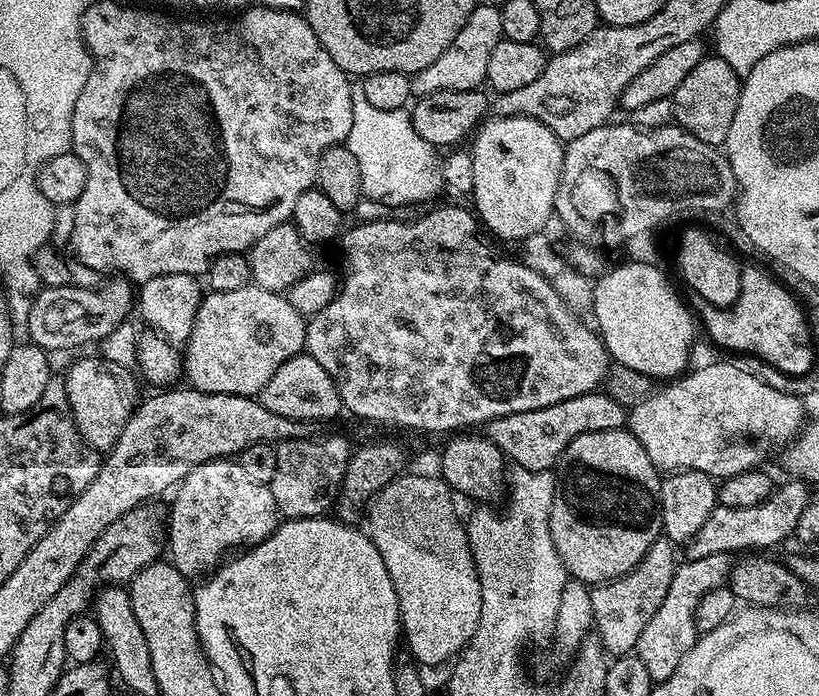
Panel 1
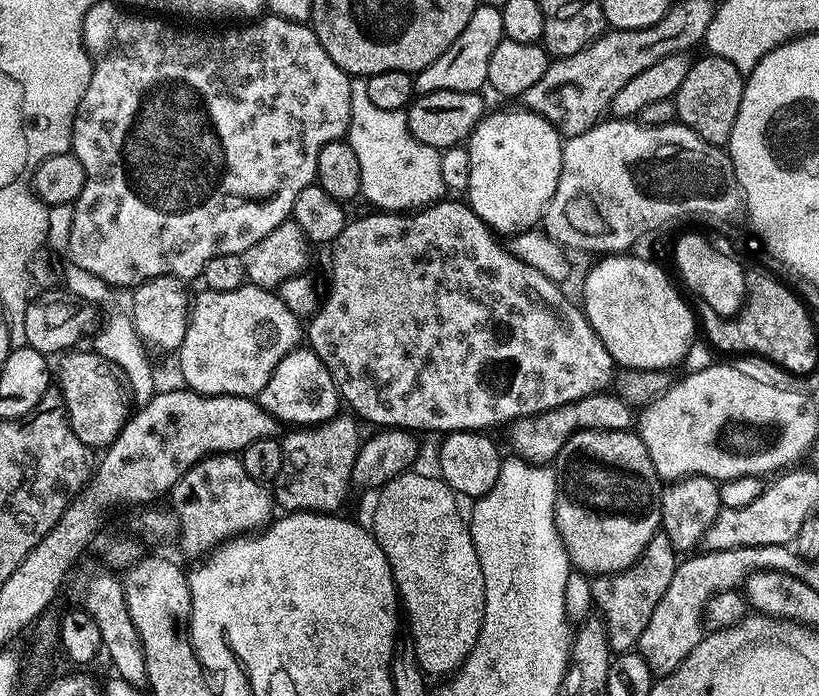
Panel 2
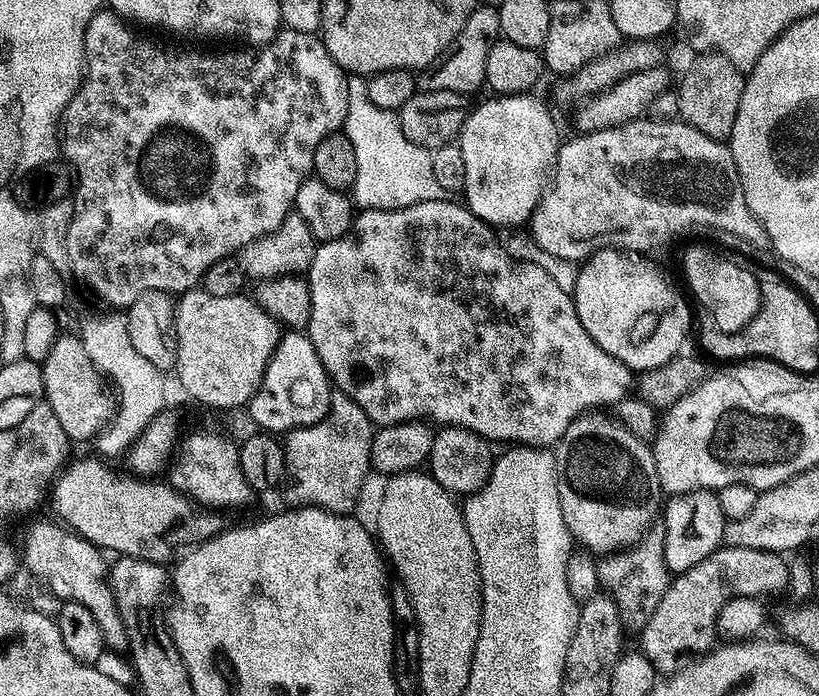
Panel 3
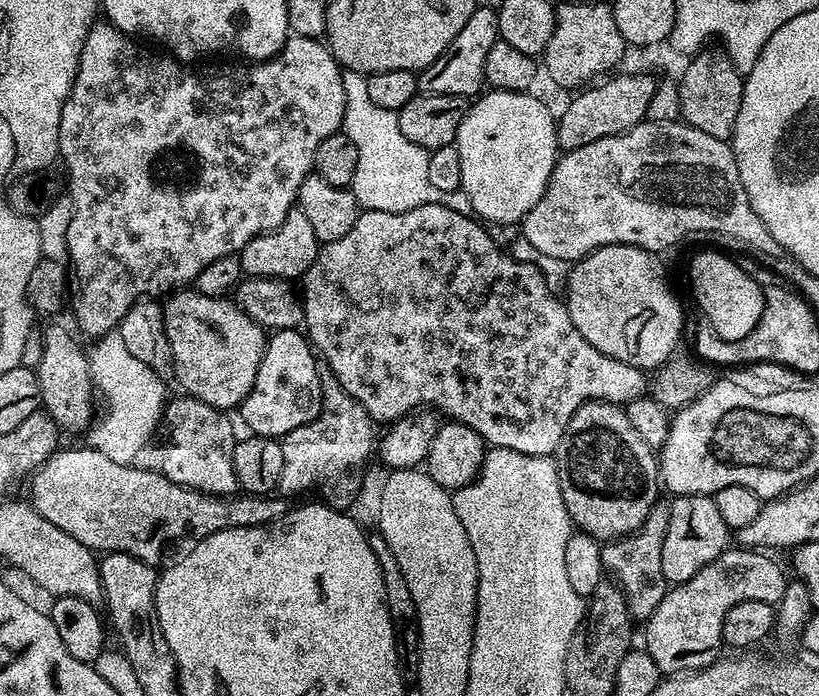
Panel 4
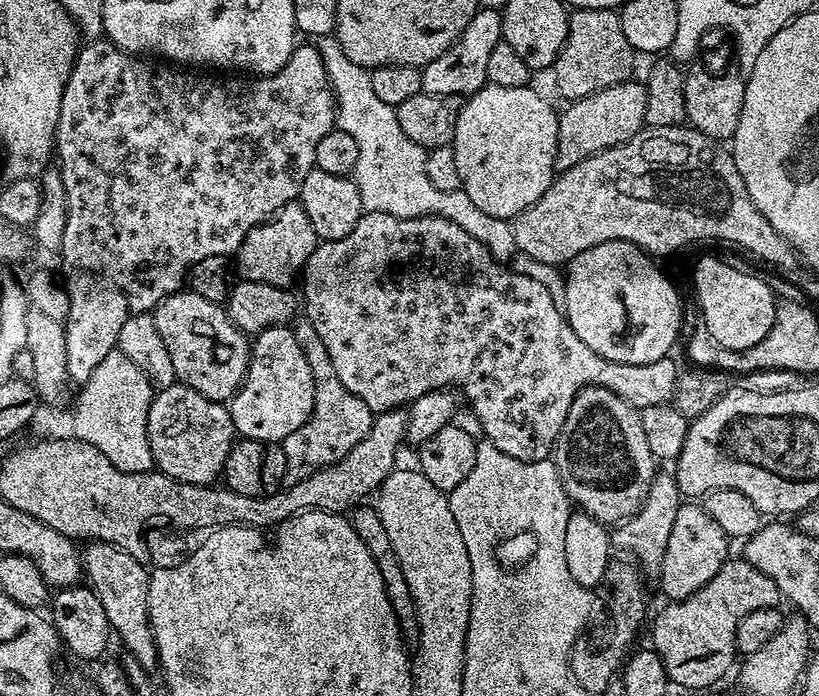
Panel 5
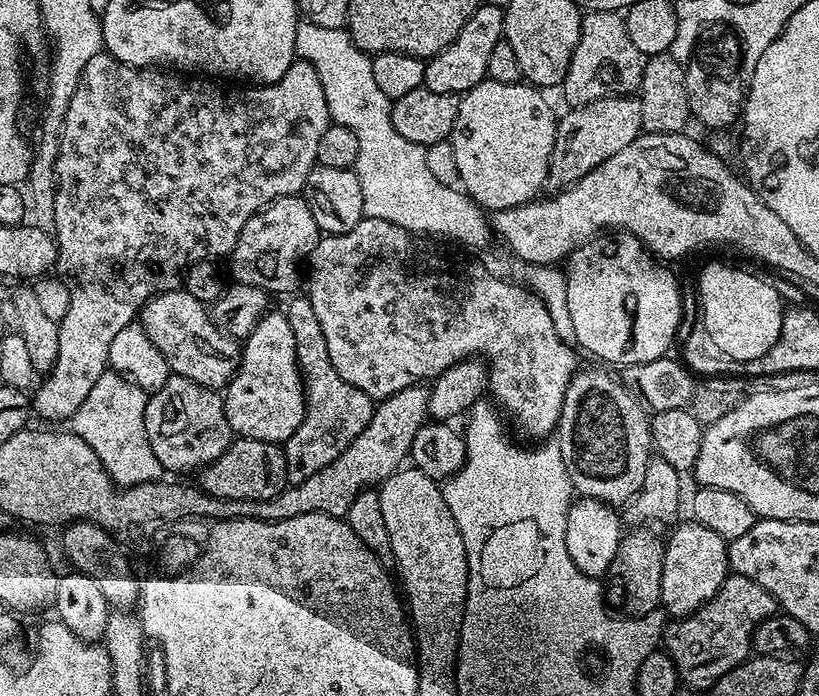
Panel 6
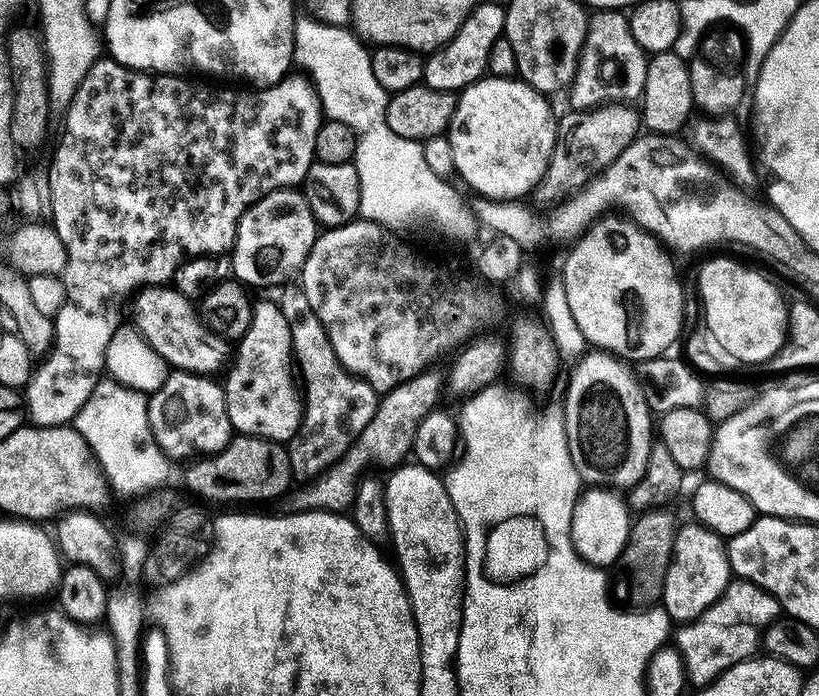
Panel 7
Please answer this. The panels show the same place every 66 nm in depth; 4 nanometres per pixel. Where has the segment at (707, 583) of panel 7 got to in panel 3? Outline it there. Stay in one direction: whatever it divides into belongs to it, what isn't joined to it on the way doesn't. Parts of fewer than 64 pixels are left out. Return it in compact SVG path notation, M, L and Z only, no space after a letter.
M696 488L693 492L682 492L671 497L663 505L662 527L664 530L664 557L669 573L679 574L698 566L717 548L724 544L724 525L722 506L718 506L716 492L706 488Z

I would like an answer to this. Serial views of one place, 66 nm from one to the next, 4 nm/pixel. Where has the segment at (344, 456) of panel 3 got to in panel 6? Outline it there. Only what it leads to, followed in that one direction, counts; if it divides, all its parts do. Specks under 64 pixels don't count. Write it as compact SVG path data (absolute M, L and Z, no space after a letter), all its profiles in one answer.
M362 393L348 394L346 398L348 398L346 404L332 404L330 410L328 408L322 410L322 404L306 404L304 414L312 416L304 418L312 420L304 420L302 426L298 426L294 435L282 445L288 463L288 479L291 483L302 482L310 478L310 474L318 474L322 466L330 466L330 462L334 462L334 458L338 458L338 454L342 454L346 446L350 446L350 442L354 442L354 438L358 438L358 434L366 430L374 407L372 397Z

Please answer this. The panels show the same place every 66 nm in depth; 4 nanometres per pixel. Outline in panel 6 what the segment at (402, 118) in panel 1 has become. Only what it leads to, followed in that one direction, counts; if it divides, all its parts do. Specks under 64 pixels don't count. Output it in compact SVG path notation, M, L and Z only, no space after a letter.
M309 22L297 23L296 54L314 66L326 94L329 117L354 130L358 138L354 171L362 186L365 217L394 222L394 226L402 226L413 234L434 232L461 240L472 248L482 247L488 240L488 232L490 236L490 220L485 209L459 187L442 186L442 182L430 174L424 148L406 142L406 138L394 130L391 111L368 112L368 92L374 78L372 56L363 52L343 27L327 28Z

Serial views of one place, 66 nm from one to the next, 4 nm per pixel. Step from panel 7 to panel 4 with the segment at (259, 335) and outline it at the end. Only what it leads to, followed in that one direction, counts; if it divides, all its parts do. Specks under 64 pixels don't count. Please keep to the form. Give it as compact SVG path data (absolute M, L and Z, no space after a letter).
M281 328L267 337L262 362L258 366L258 374L254 378L254 386L250 394L238 406L238 413L244 419L247 431L254 436L271 436L283 438L290 430L298 426L306 426L320 412L320 368L318 356L307 335L294 328Z

